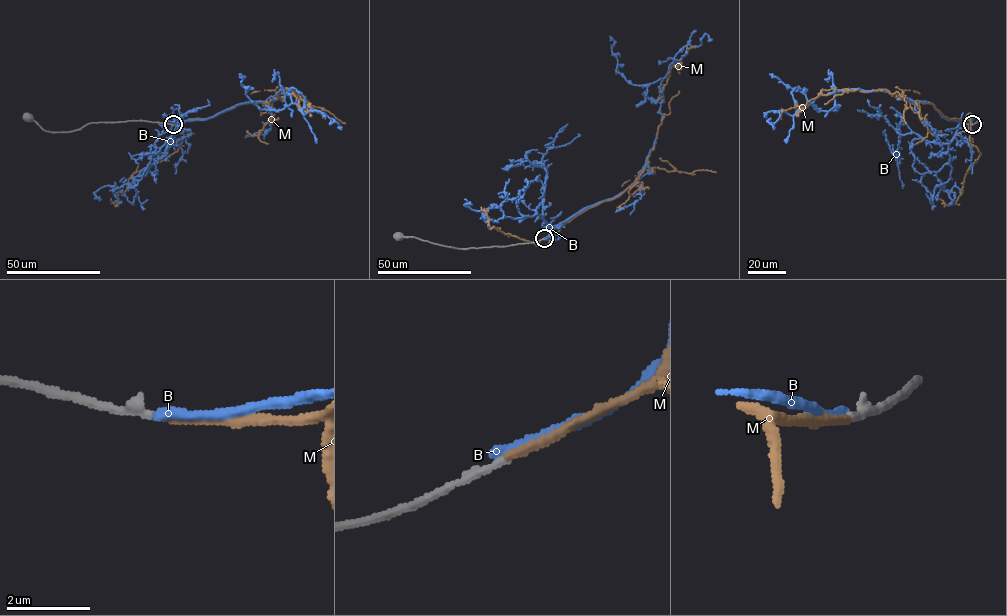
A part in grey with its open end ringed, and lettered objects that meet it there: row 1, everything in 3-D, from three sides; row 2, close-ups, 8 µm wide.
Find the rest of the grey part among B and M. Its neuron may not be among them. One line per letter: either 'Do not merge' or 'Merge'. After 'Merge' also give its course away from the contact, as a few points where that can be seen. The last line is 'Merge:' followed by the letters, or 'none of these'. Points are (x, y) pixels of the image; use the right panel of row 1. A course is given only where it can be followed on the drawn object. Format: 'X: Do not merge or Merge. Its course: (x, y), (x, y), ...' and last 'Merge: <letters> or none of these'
B: Do not merge
M: Merge. Its course: (972, 125), (887, 90), (847, 88), (819, 94), (801, 111), (802, 105), (783, 110), (781, 119)
Merge: M

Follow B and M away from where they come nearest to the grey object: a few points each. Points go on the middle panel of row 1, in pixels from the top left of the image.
B: (543, 238), (585, 208), (623, 193), (653, 145), (662, 80), (629, 82), (616, 71), (610, 36)
M: (544, 238), (633, 184), (654, 148), (669, 70), (672, 65), (681, 69), (680, 60), (695, 48)

